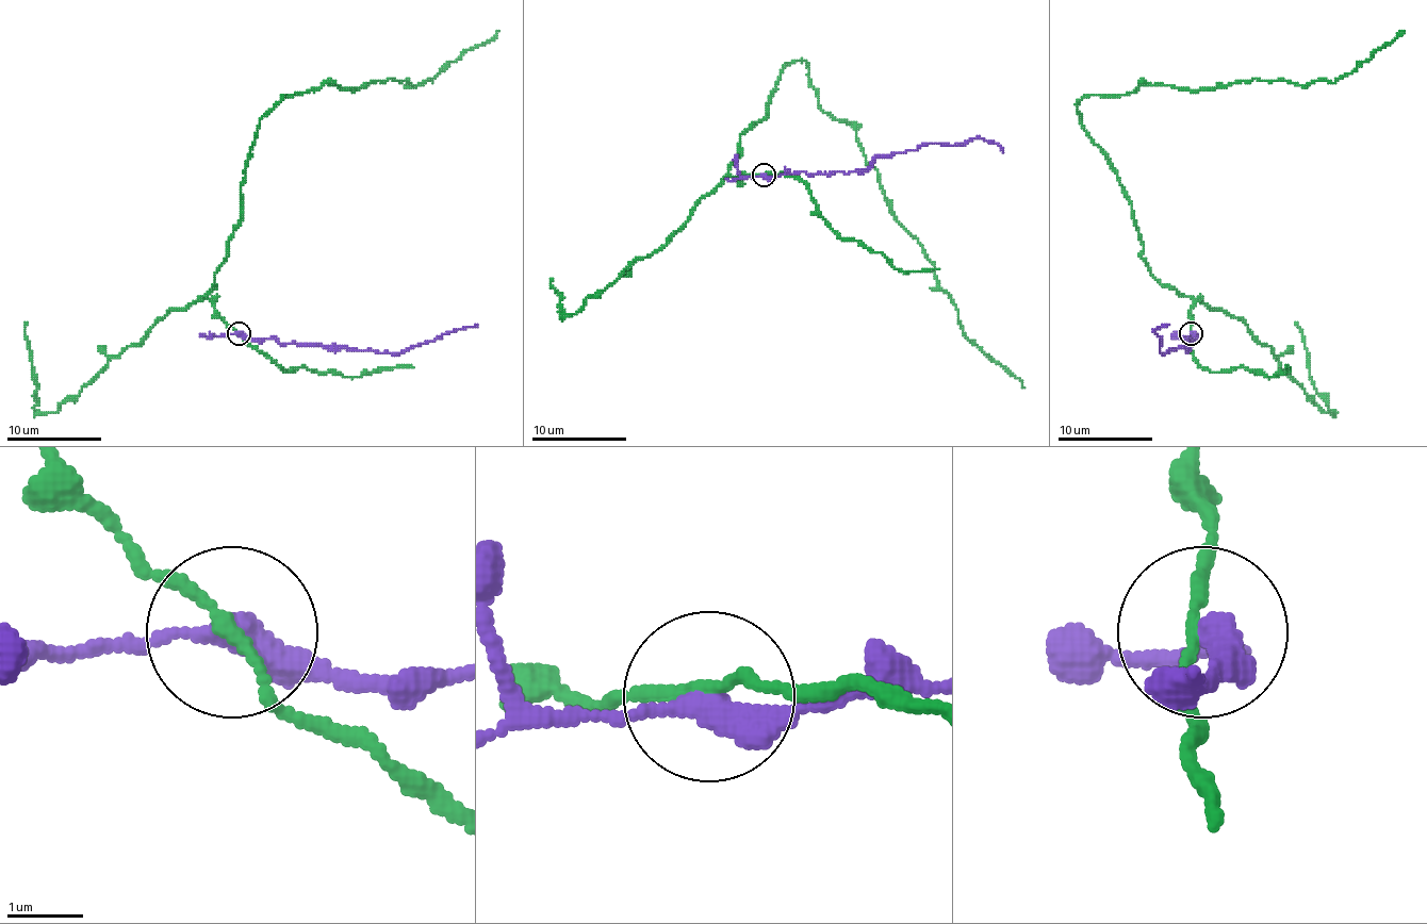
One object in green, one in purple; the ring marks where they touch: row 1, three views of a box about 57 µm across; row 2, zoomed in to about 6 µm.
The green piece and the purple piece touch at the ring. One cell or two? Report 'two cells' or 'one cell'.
two cells

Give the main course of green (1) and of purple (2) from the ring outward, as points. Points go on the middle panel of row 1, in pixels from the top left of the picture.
1: (764, 174), (727, 171), (785, 65), (804, 60), (818, 105), (853, 129), (977, 347), (1024, 388)
2: (764, 174), (863, 171), (878, 158), (891, 158), (922, 146), (961, 146), (969, 138), (996, 143), (1003, 152)

